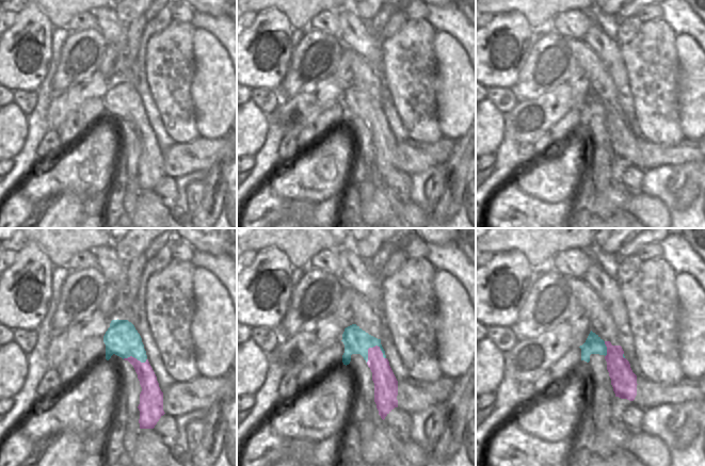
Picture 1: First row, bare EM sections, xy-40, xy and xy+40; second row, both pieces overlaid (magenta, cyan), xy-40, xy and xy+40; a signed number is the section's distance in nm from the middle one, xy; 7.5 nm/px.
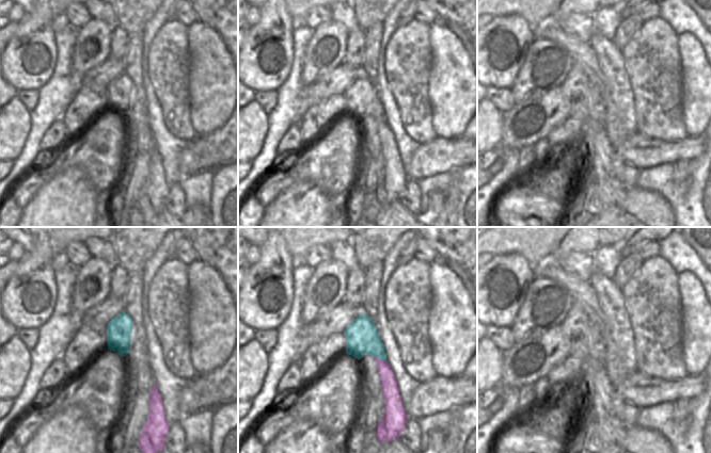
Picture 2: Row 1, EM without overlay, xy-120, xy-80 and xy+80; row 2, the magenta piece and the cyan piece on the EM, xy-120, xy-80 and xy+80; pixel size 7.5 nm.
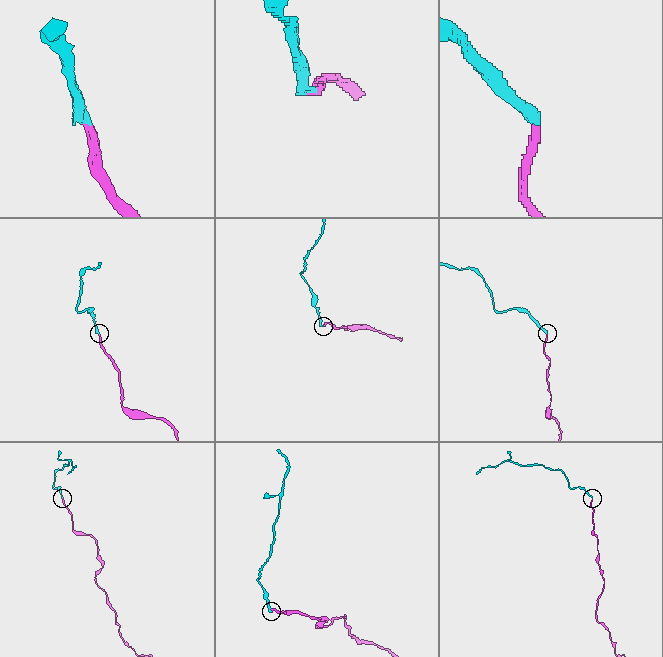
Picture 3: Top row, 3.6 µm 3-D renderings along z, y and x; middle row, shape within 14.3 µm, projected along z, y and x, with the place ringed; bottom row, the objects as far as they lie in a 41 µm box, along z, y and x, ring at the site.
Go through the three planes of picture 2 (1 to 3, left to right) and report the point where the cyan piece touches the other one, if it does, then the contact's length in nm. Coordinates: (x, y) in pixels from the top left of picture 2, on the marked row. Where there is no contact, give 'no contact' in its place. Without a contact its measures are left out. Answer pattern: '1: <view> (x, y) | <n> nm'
1: no contact
2: xy-80 (380, 360) | 100 nm
3: no contact

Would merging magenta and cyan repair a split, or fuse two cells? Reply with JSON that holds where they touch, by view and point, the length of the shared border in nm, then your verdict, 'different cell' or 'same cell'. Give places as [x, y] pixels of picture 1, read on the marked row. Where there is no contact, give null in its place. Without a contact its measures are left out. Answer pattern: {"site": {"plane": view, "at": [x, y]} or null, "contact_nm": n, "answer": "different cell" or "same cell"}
{"site": {"plane": "xy", "at": [368, 350]}, "contact_nm": 160, "answer": "different cell"}

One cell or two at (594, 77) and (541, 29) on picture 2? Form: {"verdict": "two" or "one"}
{"verdict": "one"}

